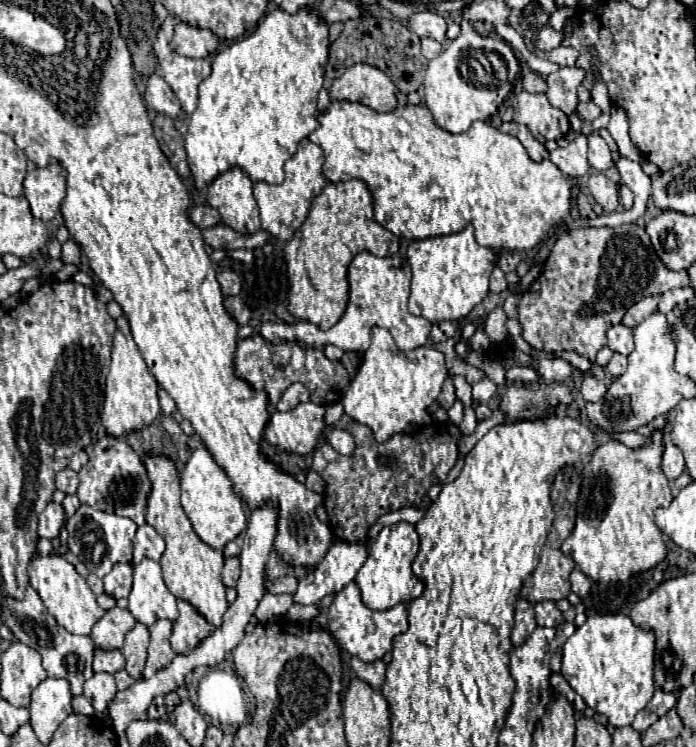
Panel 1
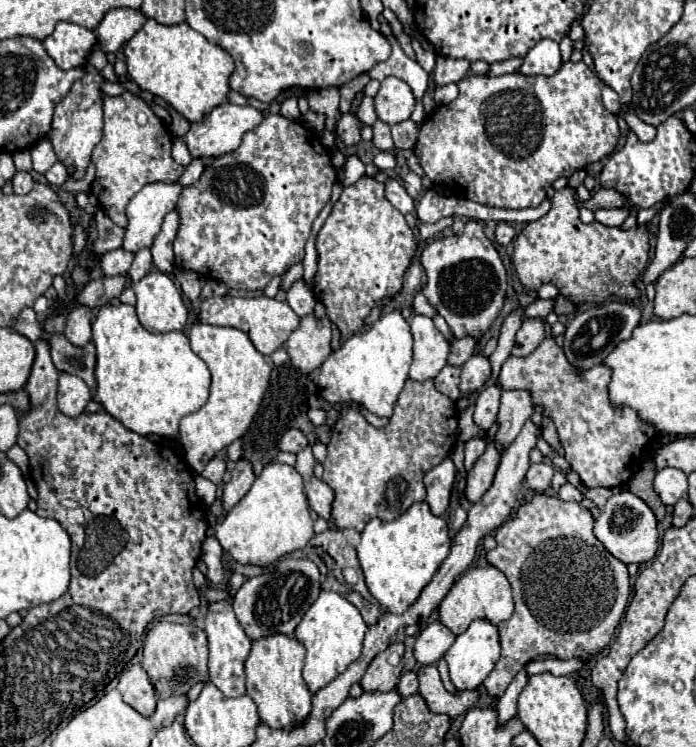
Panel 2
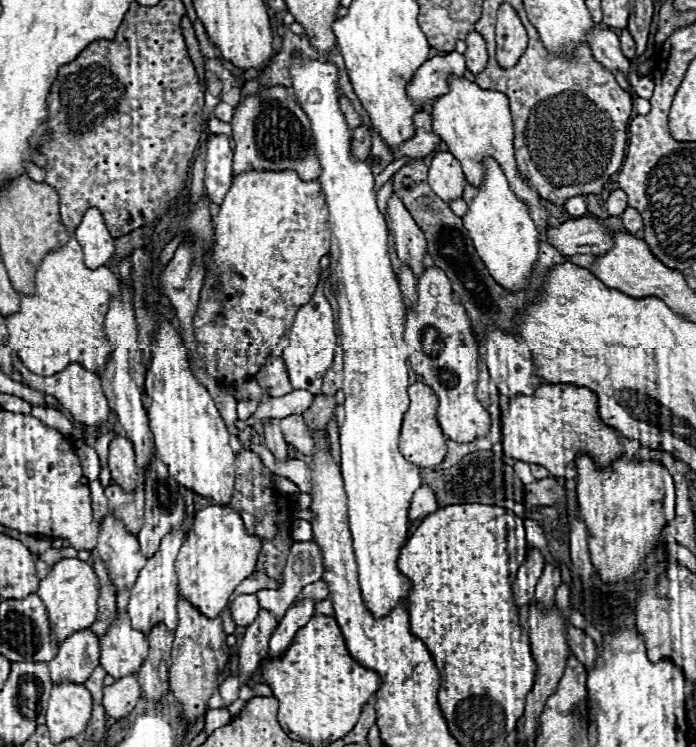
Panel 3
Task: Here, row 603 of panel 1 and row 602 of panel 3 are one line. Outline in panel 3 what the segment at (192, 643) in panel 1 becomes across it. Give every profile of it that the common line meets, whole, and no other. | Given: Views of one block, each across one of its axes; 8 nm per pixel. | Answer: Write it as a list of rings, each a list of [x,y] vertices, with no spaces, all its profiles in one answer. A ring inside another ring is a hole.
[[[184,598],[178,600],[178,628],[174,632],[174,648],[172,648],[172,666],[170,674],[170,692],[176,702],[182,704],[182,720],[186,728],[202,718],[210,708],[208,700],[216,692],[216,676],[220,676],[228,664],[230,648],[226,646],[226,634],[222,630],[222,618],[206,618],[202,616],[190,602]]]

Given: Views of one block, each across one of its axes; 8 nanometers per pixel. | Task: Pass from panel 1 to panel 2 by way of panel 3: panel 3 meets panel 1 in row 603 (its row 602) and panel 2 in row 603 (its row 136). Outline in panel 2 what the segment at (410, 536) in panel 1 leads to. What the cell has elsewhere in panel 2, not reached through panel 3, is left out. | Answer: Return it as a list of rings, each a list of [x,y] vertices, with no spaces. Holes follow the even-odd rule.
[[[330,590],[320,592],[318,600],[308,608],[302,622],[296,628],[296,638],[306,646],[306,660],[302,674],[312,694],[324,688],[338,674],[342,674],[354,660],[360,658],[366,628],[368,626],[360,616],[358,608],[352,602],[348,602],[342,594]]]

